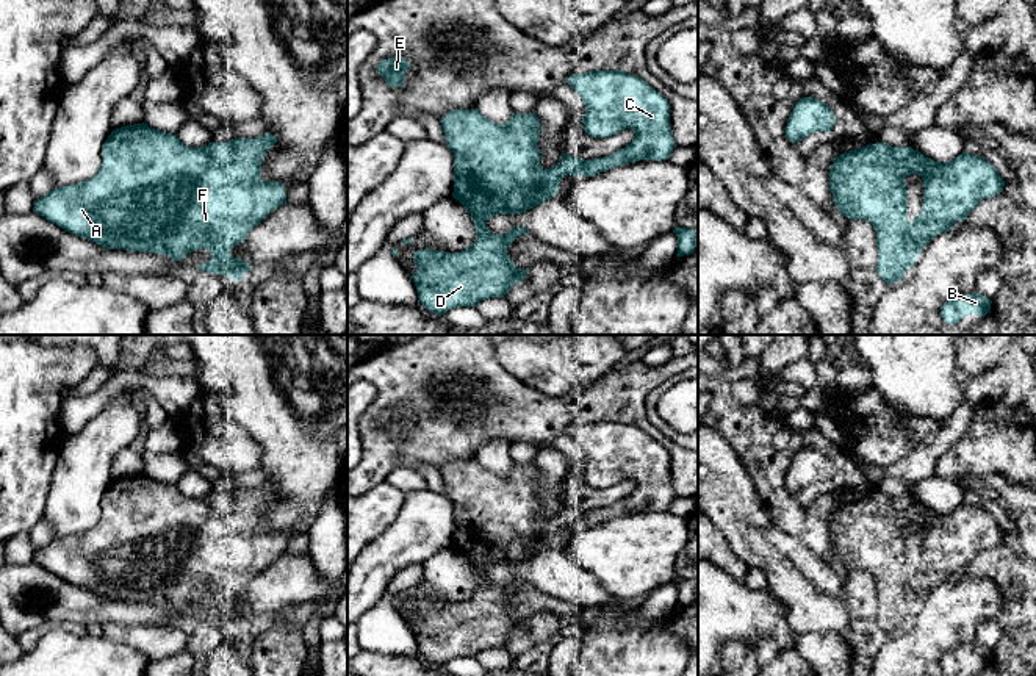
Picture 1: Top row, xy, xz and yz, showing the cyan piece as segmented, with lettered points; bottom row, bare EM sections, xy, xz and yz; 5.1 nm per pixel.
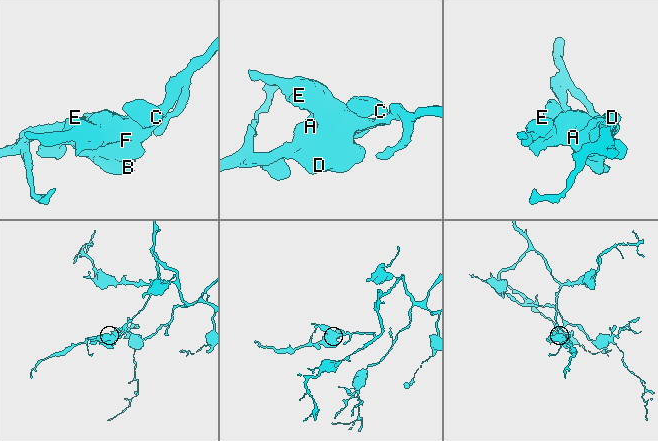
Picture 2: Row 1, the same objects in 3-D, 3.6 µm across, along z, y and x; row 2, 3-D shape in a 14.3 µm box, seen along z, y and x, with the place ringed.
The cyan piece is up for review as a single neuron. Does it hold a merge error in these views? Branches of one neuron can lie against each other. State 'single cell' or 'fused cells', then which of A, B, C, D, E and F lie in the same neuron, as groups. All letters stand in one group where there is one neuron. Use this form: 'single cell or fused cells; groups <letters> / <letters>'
single cell; groups A B C D E F

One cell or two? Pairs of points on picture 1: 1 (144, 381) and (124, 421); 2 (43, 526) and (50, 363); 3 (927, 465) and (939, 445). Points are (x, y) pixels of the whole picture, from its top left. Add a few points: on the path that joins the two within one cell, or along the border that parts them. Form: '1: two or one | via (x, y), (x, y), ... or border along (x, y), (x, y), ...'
1: two | border along (125, 388), (119, 390), (99, 415)
2: two | border along (44, 515), (28, 532)
3: one | via (927, 460), (935, 449)

